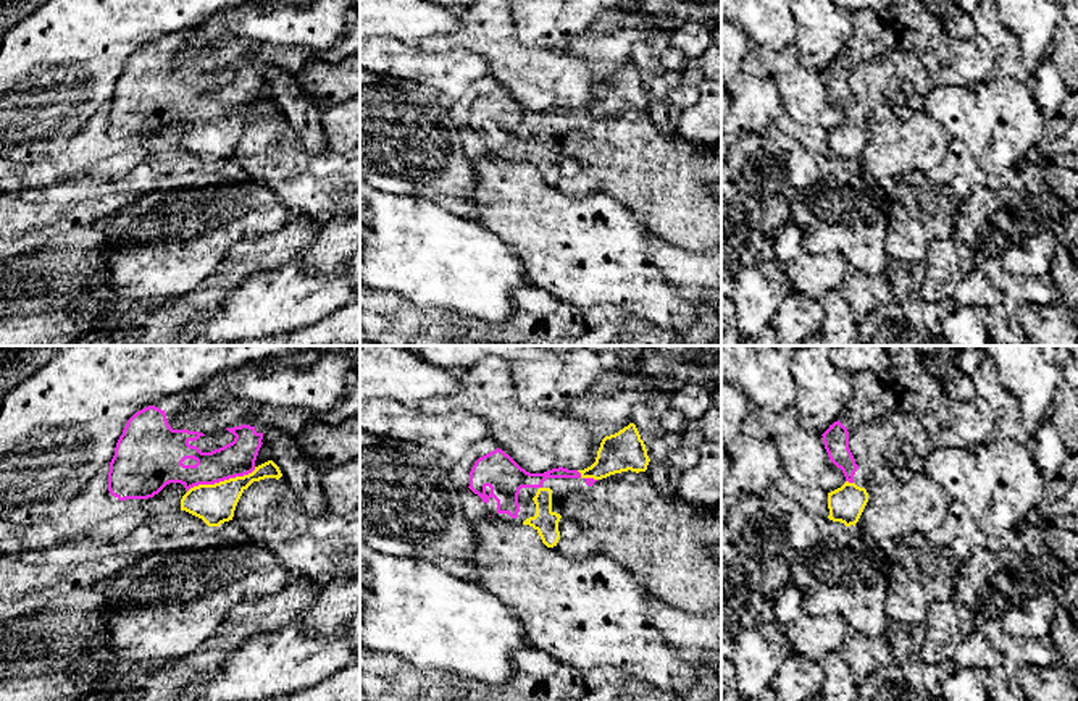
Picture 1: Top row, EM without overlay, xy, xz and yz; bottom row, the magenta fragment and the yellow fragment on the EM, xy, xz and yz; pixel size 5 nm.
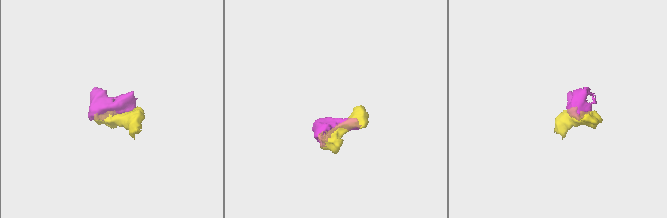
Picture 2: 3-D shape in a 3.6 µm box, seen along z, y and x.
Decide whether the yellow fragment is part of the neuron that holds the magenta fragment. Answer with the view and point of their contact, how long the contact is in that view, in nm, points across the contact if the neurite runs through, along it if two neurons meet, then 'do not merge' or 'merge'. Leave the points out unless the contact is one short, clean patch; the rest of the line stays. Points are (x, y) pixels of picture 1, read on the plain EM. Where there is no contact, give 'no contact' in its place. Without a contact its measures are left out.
contact xy (221, 118); length 360 nm; merge

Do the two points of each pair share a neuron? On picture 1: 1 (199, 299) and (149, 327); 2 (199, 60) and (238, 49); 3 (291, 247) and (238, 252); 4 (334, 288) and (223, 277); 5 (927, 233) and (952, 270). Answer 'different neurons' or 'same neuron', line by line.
1: same neuron
2: same neuron
3: same neuron
4: different neurons
5: different neurons

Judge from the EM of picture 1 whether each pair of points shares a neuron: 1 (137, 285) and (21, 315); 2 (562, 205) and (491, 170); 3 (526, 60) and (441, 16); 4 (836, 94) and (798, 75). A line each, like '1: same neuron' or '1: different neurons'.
1: different neurons
2: same neuron
3: different neurons
4: different neurons

